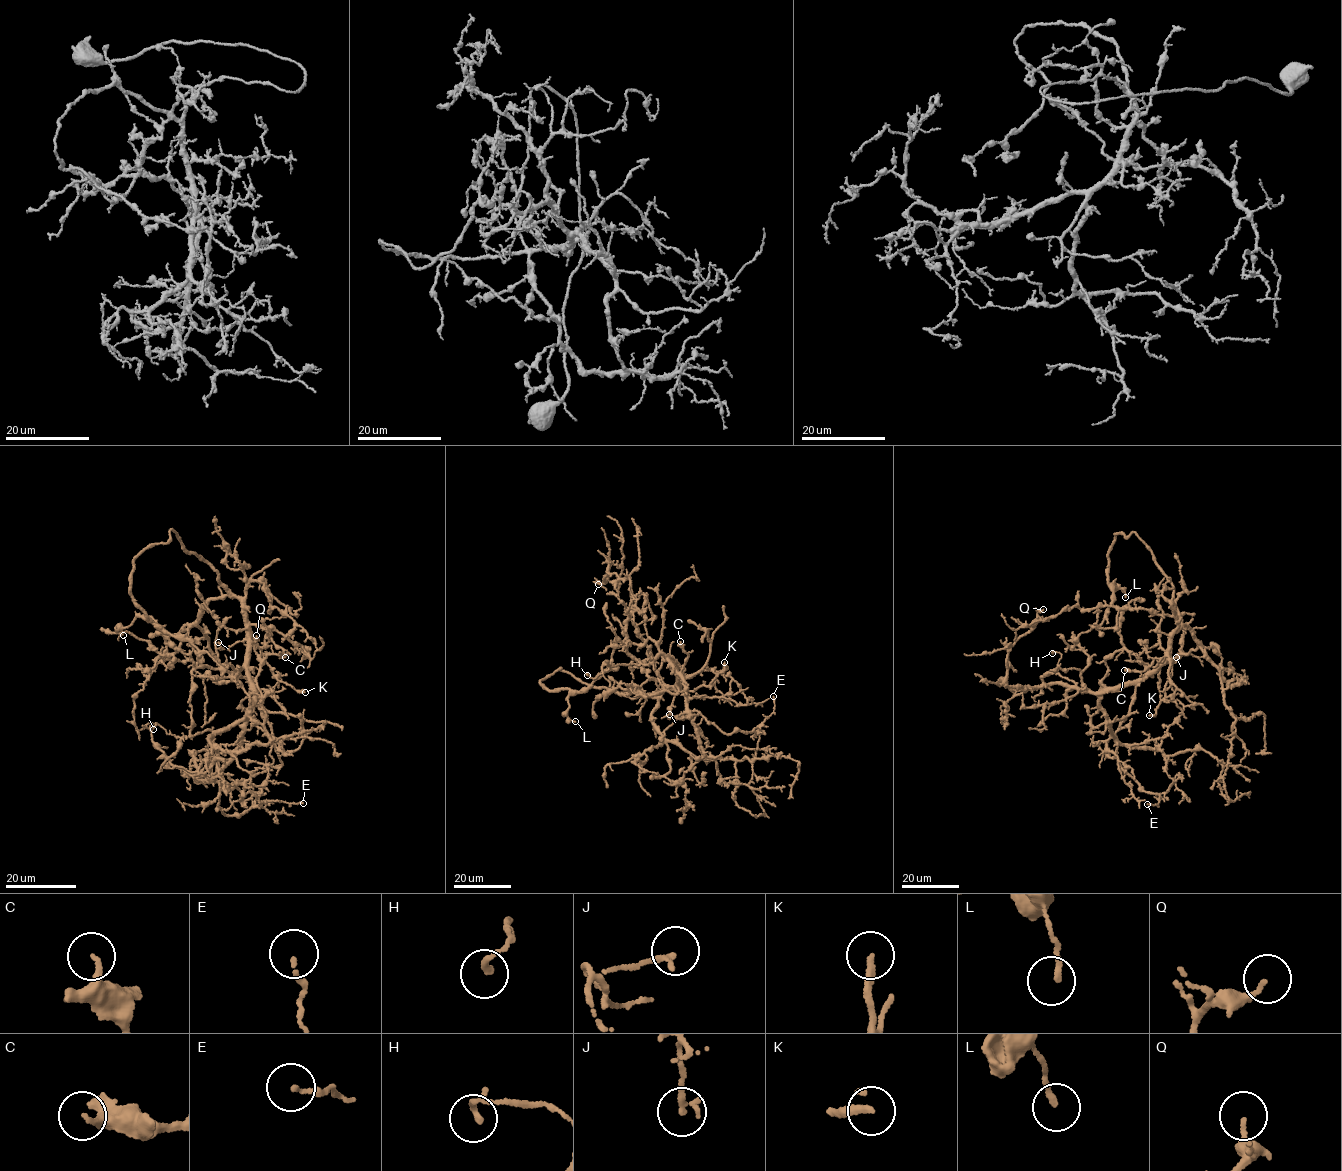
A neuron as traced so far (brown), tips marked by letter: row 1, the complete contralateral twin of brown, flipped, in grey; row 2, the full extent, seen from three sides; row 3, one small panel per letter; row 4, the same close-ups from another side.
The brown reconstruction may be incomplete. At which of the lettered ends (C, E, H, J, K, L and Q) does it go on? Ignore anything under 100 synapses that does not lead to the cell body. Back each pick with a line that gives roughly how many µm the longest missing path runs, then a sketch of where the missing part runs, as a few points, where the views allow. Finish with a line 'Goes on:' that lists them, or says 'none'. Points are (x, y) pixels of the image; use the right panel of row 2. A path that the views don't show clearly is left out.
Goes on: none

